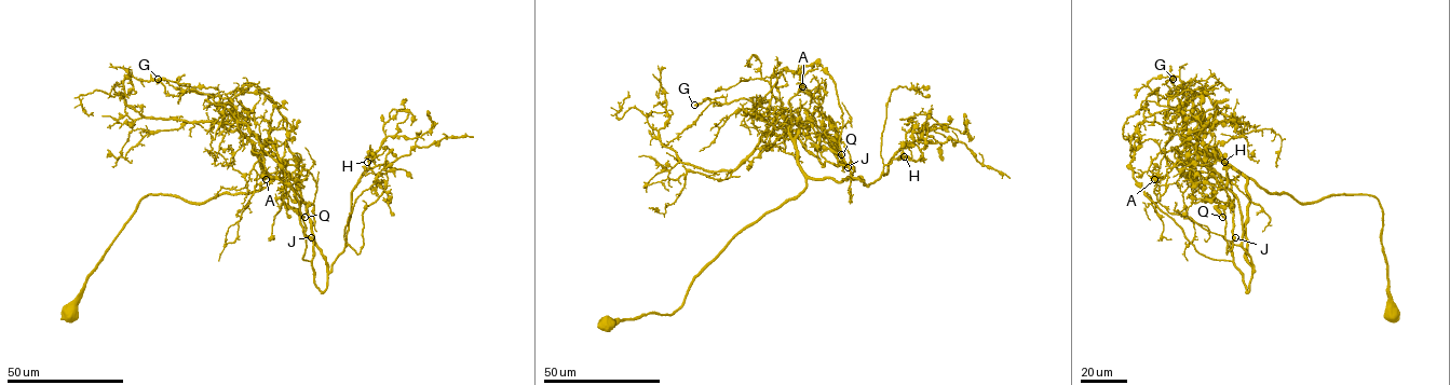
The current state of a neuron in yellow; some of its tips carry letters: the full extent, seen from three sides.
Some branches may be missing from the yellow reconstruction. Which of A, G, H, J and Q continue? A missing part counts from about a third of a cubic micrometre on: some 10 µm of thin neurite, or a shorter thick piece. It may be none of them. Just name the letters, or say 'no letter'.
no letter

